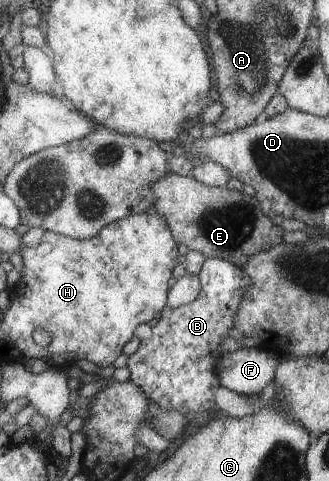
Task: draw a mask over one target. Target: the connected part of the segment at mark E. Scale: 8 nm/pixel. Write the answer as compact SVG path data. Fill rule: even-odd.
M171 171L152 184L152 188L156 212L166 219L178 244L198 251L205 259L218 257L242 268L251 256L283 242L280 225L274 226L268 215L260 212L256 198L241 190L209 187L188 174L181 177Z

